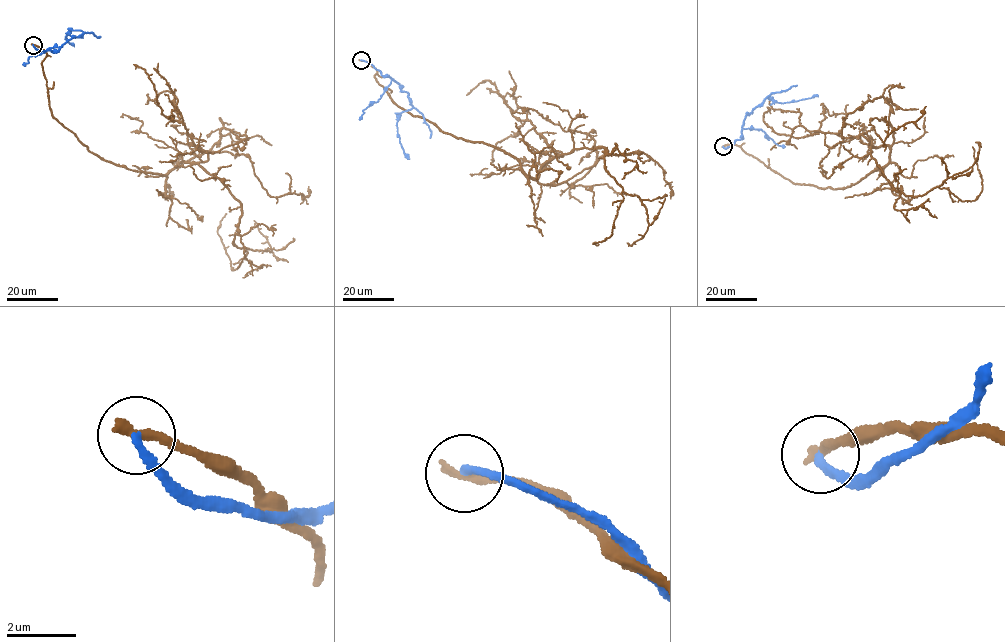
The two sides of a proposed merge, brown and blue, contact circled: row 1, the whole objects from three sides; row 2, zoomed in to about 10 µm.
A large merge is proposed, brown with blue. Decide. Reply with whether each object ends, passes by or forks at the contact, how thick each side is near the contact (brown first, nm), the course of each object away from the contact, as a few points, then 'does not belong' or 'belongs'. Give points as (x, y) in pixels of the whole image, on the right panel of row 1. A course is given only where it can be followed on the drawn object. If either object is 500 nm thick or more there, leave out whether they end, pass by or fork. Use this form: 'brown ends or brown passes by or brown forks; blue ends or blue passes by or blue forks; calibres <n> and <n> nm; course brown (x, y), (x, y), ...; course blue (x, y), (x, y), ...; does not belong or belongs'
brown ends; blue ends; calibres 300 and 200 nm; course brown (723, 146), (834, 189), (885, 166), (887, 146), (870, 153), (896, 190), (965, 201), (982, 186), (972, 147); course blue (723, 146), (726, 148), (740, 138), (744, 119), (767, 97), (779, 103), (818, 96); does not belong

